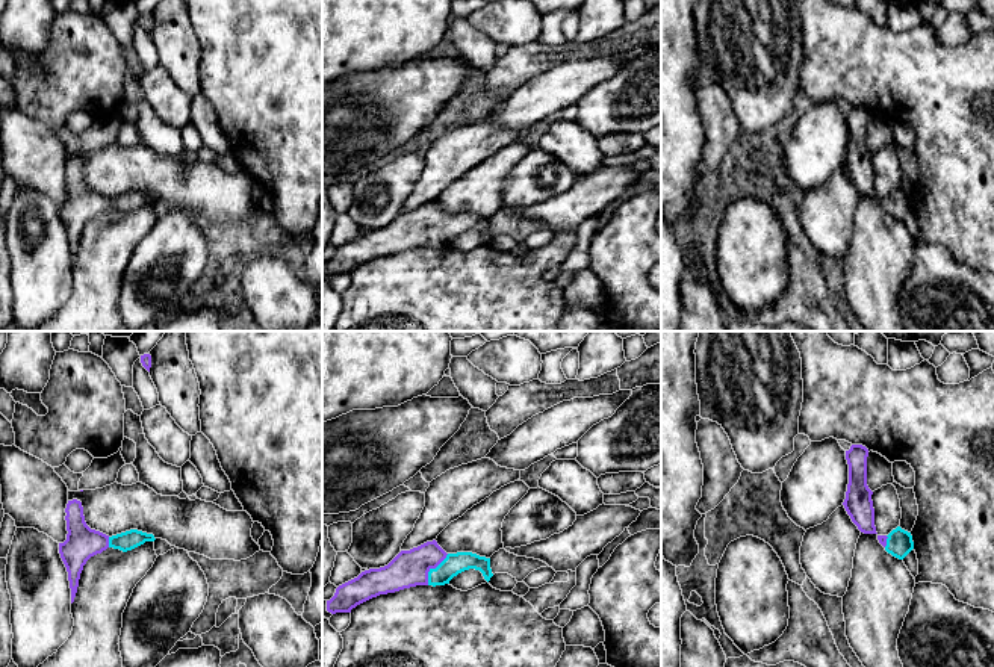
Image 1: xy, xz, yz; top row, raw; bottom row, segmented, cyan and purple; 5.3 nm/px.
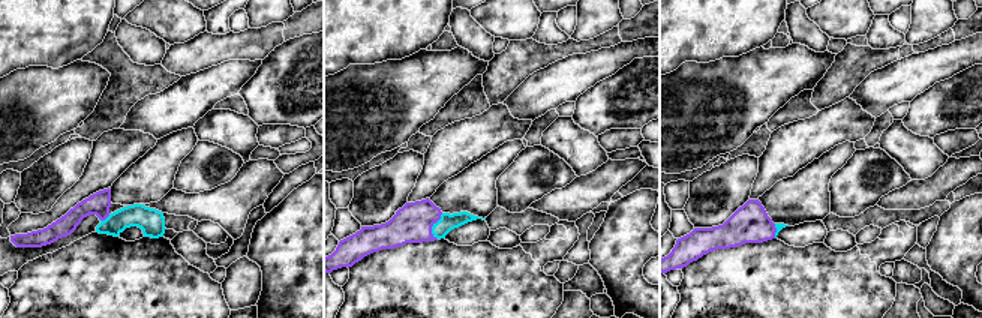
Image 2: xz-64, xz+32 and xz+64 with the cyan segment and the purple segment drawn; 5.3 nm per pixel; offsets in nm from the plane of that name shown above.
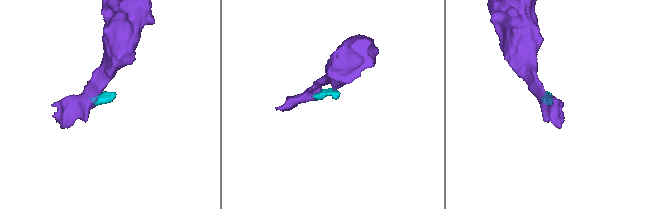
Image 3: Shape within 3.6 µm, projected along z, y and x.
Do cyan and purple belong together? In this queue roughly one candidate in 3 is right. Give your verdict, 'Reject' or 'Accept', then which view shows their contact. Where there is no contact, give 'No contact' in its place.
Accept. Touches cyan in xz

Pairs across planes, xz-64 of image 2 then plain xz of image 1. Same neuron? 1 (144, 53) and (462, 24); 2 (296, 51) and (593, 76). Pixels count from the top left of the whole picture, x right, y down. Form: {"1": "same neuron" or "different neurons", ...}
{"1": "same neuron", "2": "different neurons"}

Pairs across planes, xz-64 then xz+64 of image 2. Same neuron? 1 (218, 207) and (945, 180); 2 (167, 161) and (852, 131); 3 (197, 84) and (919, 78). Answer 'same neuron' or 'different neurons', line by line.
1: same neuron
2: different neurons
3: same neuron

